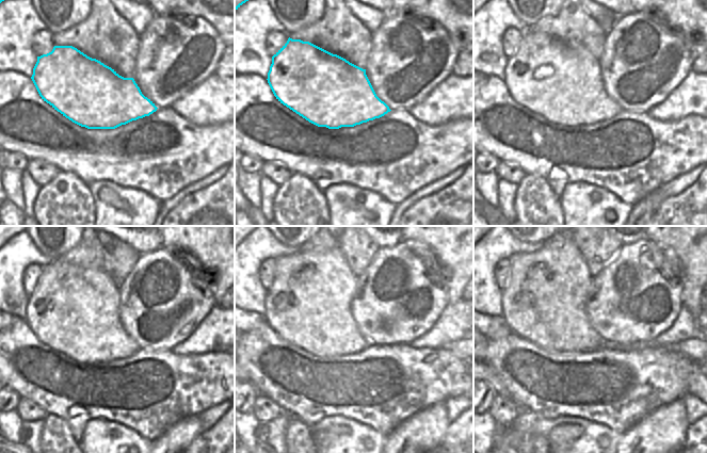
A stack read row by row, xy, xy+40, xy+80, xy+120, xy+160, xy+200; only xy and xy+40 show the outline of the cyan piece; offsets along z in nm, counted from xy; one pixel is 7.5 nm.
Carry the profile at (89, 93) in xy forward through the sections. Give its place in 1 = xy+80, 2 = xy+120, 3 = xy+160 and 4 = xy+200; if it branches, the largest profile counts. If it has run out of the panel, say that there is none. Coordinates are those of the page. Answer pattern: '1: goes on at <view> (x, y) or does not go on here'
1: goes on at xy+80 (562, 83)
2: goes on at xy+120 (74, 310)
3: goes on at xy+160 (308, 304)
4: goes on at xy+200 (544, 301)

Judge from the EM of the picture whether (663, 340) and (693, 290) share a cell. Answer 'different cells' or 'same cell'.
different cells

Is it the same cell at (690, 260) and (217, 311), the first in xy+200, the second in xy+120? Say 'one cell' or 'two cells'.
two cells

